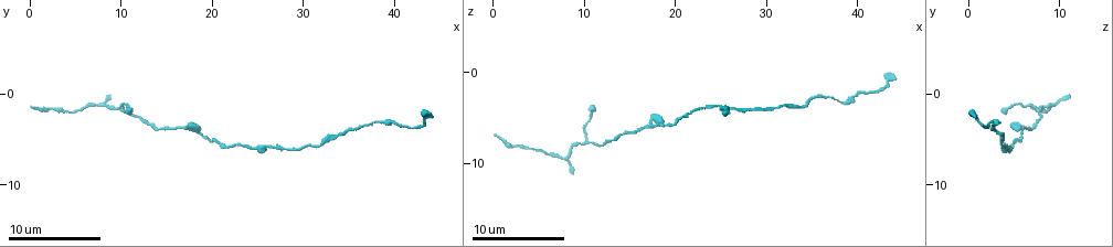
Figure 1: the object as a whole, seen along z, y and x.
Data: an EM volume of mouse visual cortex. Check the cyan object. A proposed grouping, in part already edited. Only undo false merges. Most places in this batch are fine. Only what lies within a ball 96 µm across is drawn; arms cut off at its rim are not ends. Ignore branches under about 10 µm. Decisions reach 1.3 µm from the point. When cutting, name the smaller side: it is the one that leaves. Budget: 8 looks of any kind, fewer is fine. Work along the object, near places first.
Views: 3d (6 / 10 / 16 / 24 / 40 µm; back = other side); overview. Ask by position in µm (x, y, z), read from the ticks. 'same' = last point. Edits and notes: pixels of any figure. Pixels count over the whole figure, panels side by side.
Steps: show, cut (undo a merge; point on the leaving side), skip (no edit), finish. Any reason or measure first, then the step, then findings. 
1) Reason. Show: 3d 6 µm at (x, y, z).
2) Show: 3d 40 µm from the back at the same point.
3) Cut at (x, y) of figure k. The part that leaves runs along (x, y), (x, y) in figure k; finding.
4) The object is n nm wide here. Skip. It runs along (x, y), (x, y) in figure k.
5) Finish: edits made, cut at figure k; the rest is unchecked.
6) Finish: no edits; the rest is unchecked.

Thick turns thin. Show: 3d 16 µm at (26.8, 5.6, 4.0).

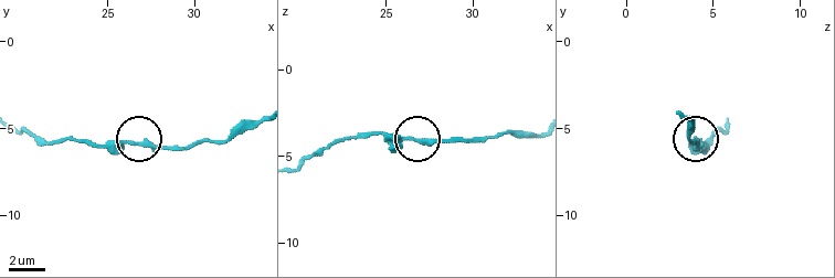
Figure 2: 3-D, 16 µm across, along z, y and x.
From behind. Show: 3d 16 µm from the back at (26.8, 5.8, 4.0).

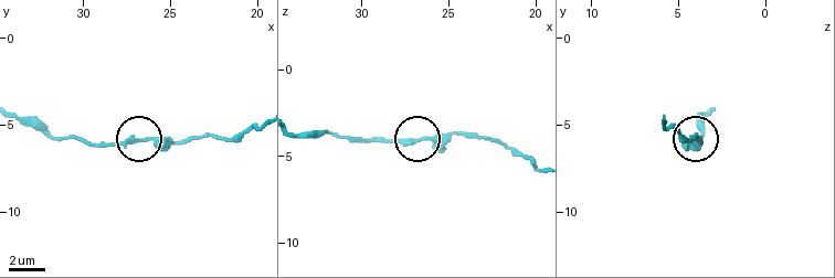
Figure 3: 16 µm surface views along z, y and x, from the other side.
Skip. It runs along (223, 139), (193, 136), (87, 145) in figure 3; continuous, no second cell.

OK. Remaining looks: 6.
Thick turns thin. Show: 3d 6 µm at (40.0, 3.0, 2.4).

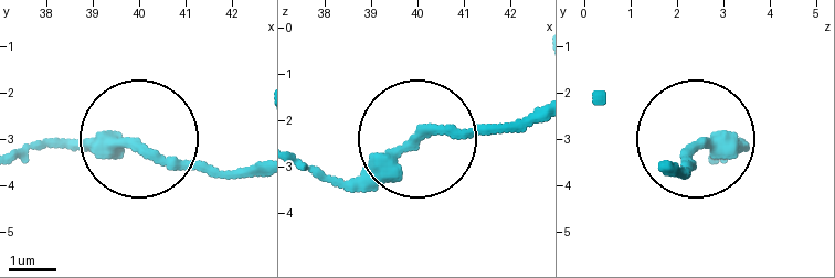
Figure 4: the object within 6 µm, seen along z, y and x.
Skip. It runs along (302, 163), (372, 175), (444, 128), (522, 128) in figure 4; continuous, no second cell.

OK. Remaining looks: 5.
Thick turns thin. Show: 3d 10 µm at (10.4, 2.0, 7.8).

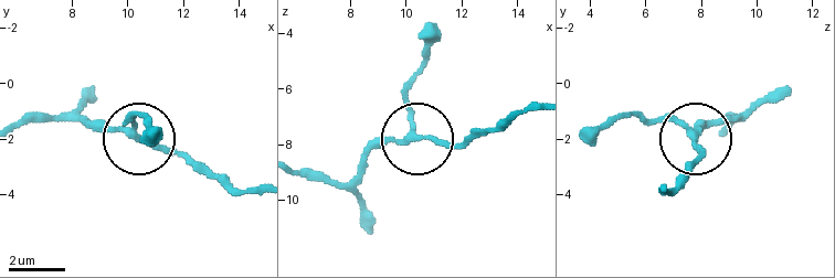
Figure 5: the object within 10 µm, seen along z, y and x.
Show: 3d 10 µm from the back at (10.2, 1.9, 7.7).

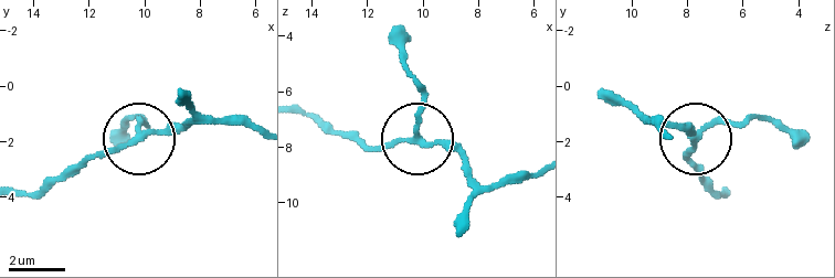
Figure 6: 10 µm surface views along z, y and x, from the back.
Skip. It runs along (20, 192), (41, 190), (141, 138), (218, 121) in figure 6; all the same cell.

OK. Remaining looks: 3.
Thick turns thin. Show: 3d 16 µm at (16.6, 3.6, 6.2).

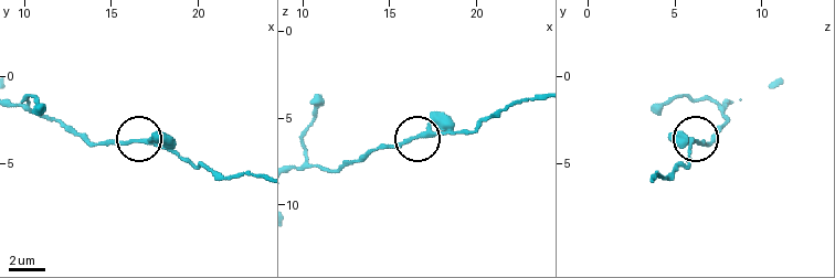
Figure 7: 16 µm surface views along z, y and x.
Show: 3d 16 µm from the back at (16.5, 3.7, 6.0).

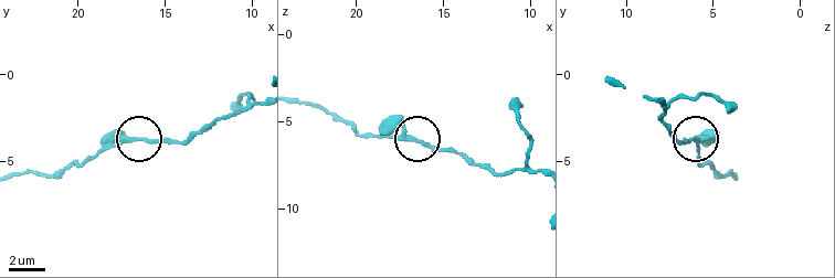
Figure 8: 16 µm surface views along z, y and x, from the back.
Skip. It runs along (325, 113), (368, 135), (408, 135), (464, 152) in figure 8; one cell here.

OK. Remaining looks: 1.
Finish: no edits; the rest is unchecked.

